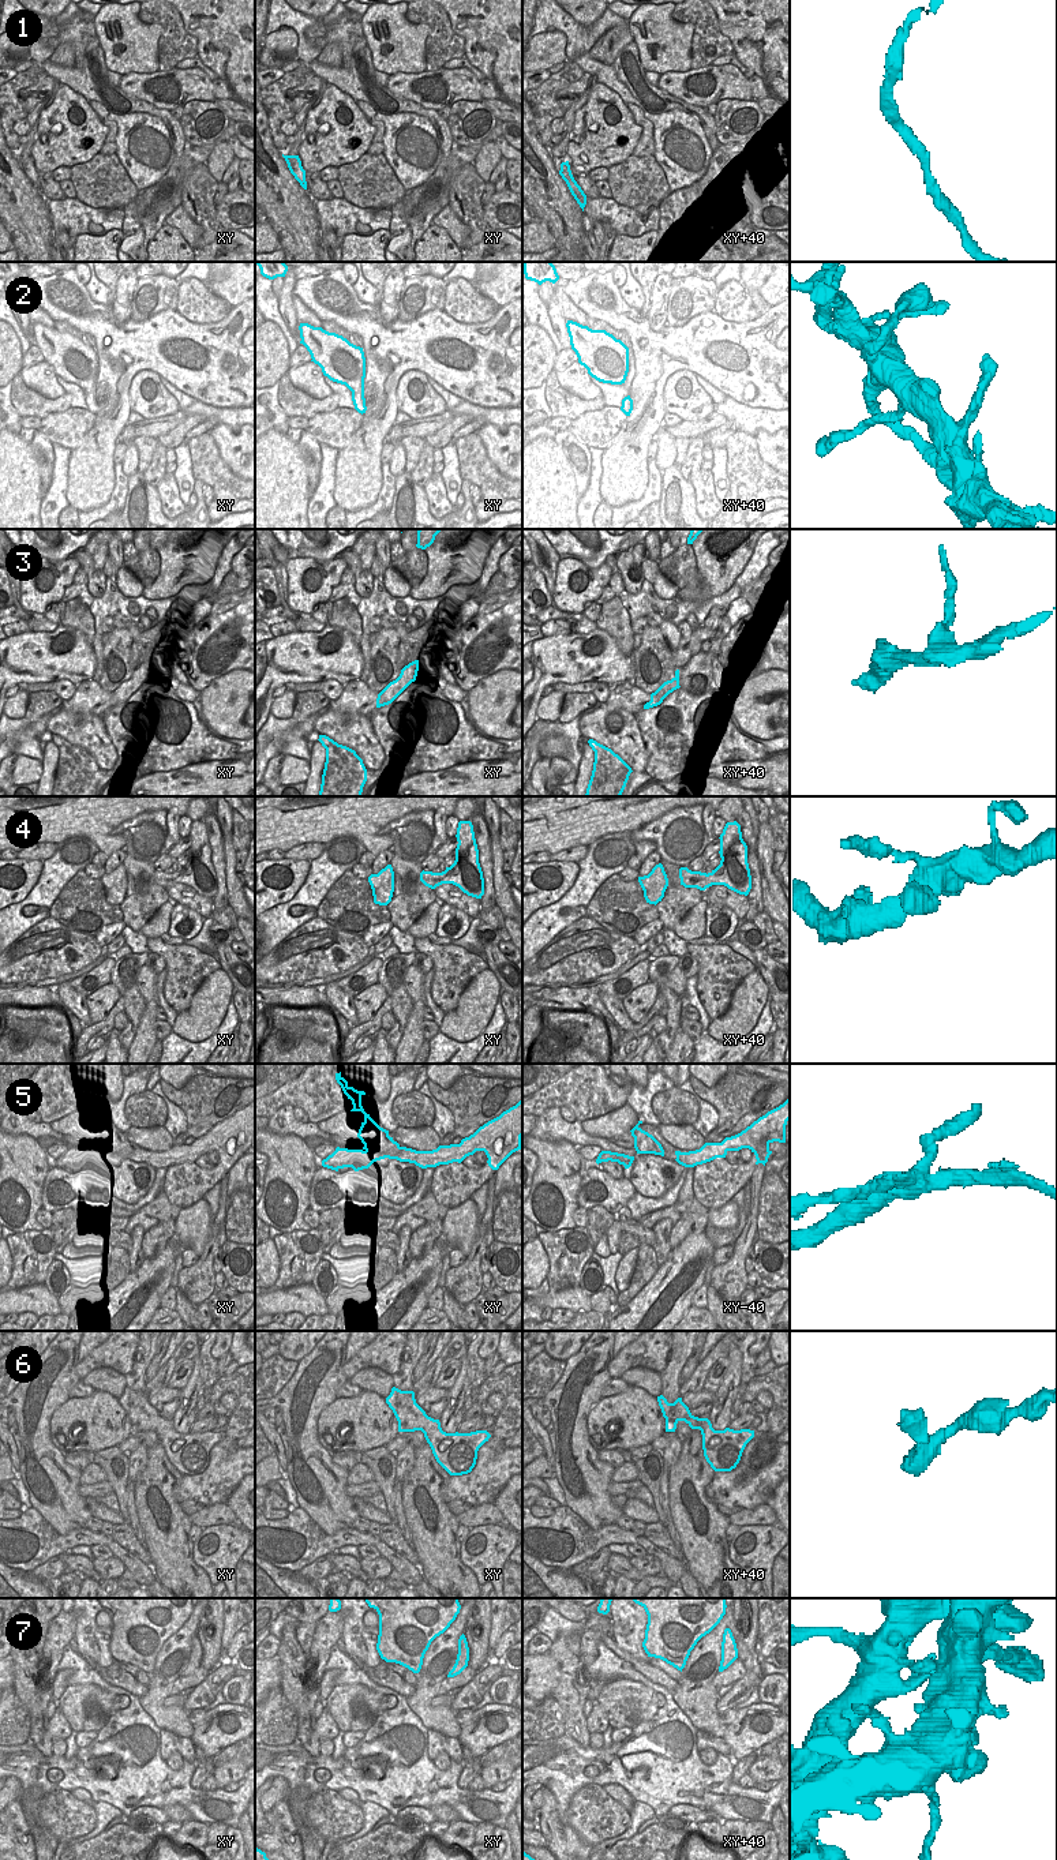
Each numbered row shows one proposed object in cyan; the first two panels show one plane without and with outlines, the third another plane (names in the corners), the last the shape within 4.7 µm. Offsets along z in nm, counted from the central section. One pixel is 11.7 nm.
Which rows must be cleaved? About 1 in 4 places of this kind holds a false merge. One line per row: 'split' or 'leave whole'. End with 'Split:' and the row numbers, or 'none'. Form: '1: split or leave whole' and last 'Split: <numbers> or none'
1: leave whole
2: split
3: leave whole
4: leave whole
5: split
6: leave whole
7: leave whole
Split: 2, 5

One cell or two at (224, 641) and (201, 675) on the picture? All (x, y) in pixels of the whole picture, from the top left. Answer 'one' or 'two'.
one

